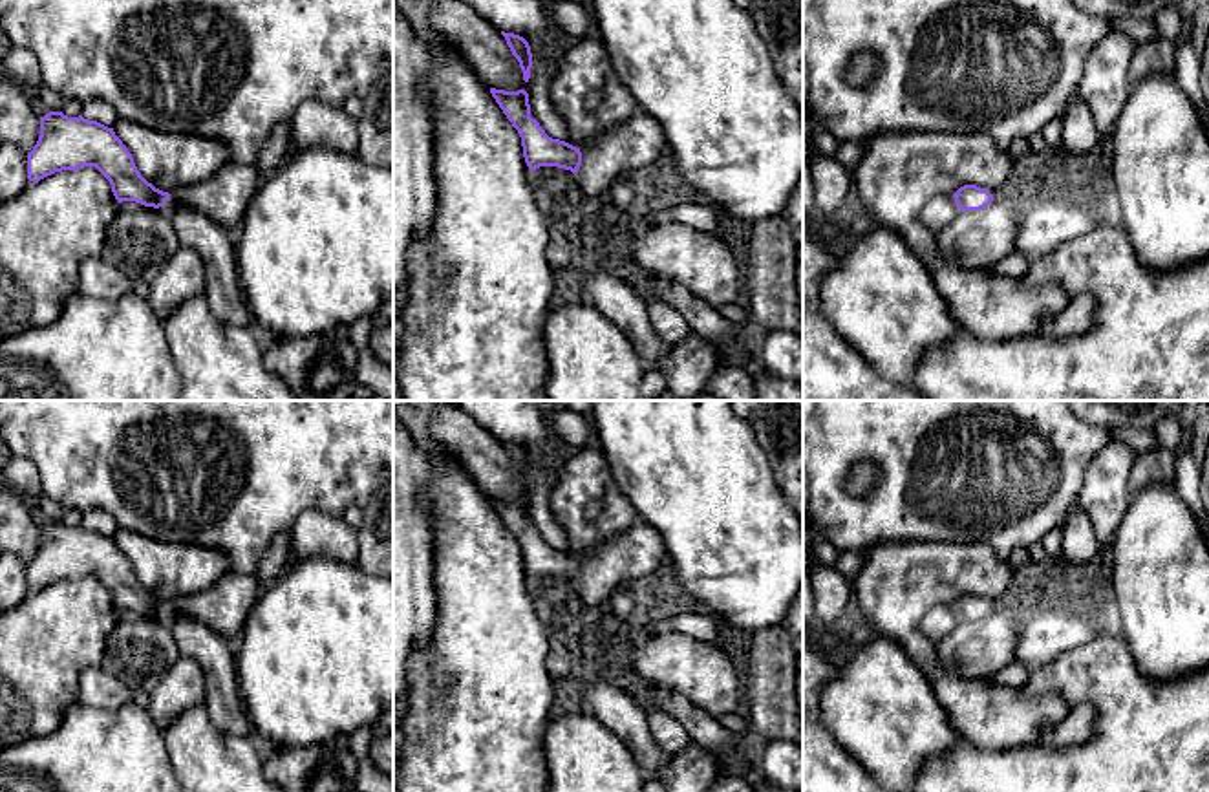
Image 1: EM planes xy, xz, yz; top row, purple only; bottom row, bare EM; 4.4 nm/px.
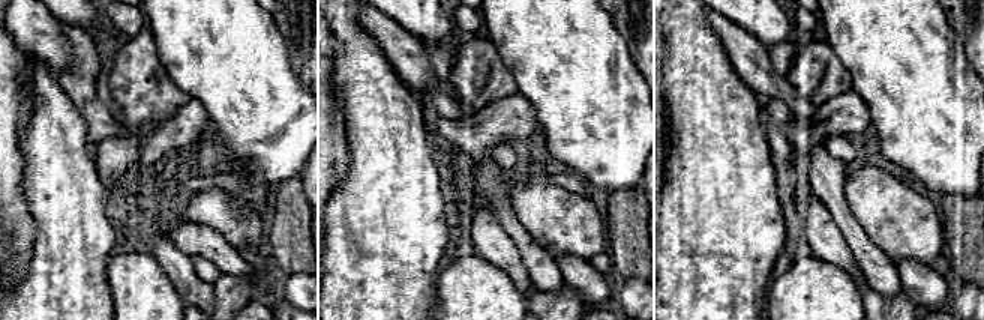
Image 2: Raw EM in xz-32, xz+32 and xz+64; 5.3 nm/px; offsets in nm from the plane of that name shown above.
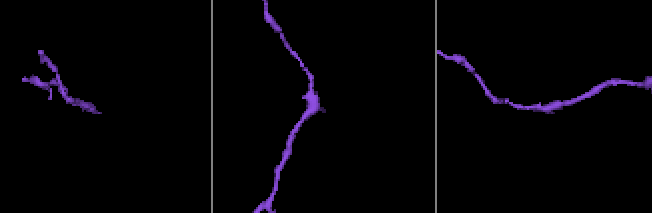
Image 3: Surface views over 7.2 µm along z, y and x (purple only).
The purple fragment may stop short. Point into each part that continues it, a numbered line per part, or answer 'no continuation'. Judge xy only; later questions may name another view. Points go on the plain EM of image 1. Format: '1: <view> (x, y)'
1: xy (224, 608)

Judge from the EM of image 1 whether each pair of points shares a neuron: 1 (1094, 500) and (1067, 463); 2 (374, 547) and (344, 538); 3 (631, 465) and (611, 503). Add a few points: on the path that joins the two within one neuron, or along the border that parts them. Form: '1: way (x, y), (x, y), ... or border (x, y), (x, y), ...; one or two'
1: border (1105, 447), (1087, 467), (1076, 503); two
2: border (355, 531), (359, 545), (357, 562); two
3: border (600, 449), (617, 487), (642, 520); two

